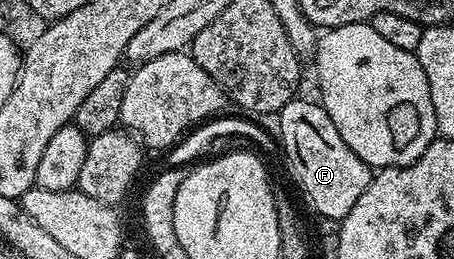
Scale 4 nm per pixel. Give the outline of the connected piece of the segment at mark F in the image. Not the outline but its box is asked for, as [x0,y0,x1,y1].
[277,96,372,220]

